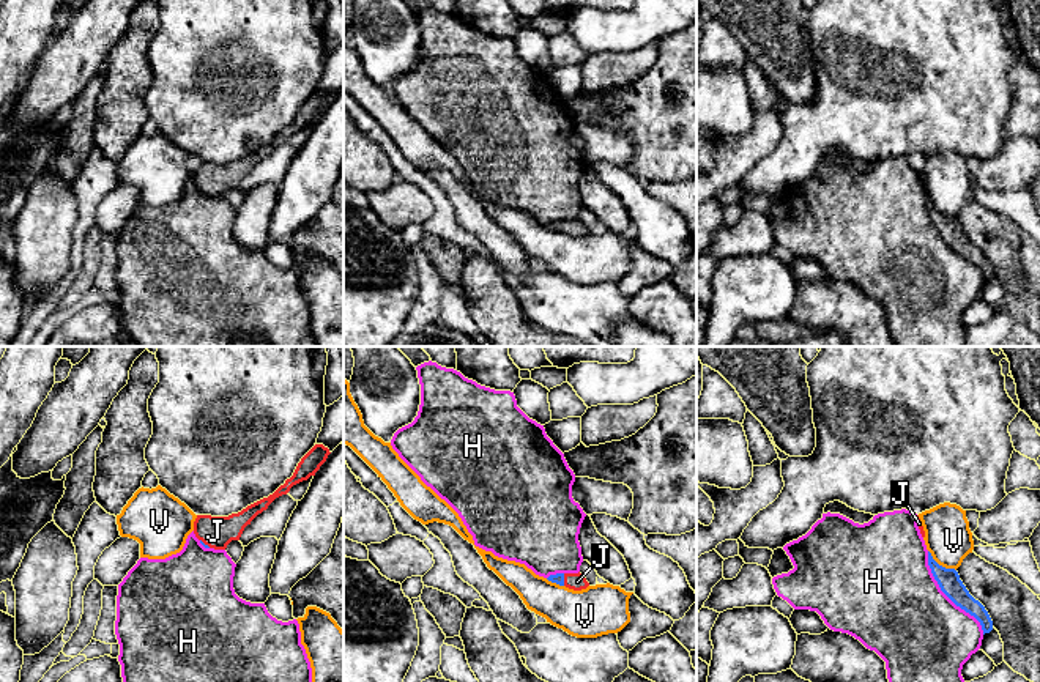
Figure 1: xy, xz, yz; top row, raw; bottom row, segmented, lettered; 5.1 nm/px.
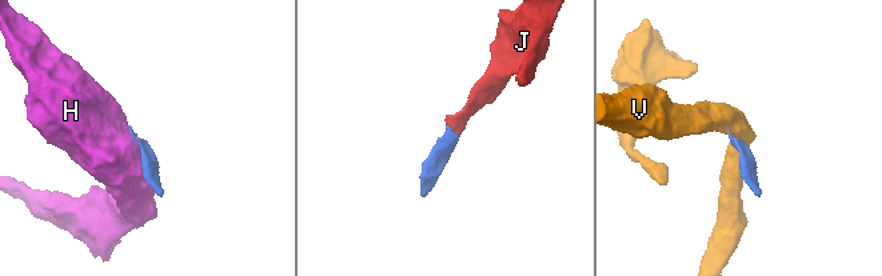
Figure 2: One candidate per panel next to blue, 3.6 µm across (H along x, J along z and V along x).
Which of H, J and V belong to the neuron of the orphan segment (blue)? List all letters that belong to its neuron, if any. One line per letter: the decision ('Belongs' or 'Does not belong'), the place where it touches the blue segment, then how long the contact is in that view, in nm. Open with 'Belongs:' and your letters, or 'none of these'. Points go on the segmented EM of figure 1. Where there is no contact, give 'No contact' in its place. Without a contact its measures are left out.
Belongs: J
H: Does not belong. Touches blue at yz (947, 596). Shared border 500 nm
J: Belongs. Touches blue at xz (563, 580). Shared border 60 nm
V: Does not belong. Touches blue at yz (941, 566). Shared border 180 nm

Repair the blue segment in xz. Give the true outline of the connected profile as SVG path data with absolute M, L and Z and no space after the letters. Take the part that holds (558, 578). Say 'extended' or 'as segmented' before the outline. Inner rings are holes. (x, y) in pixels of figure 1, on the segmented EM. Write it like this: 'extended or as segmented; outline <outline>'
extended; outline M580 572L578 573L556 573L556 575L550 575L547 580L559 586L574 589L574 591L581 591L589 586L586 578Z

